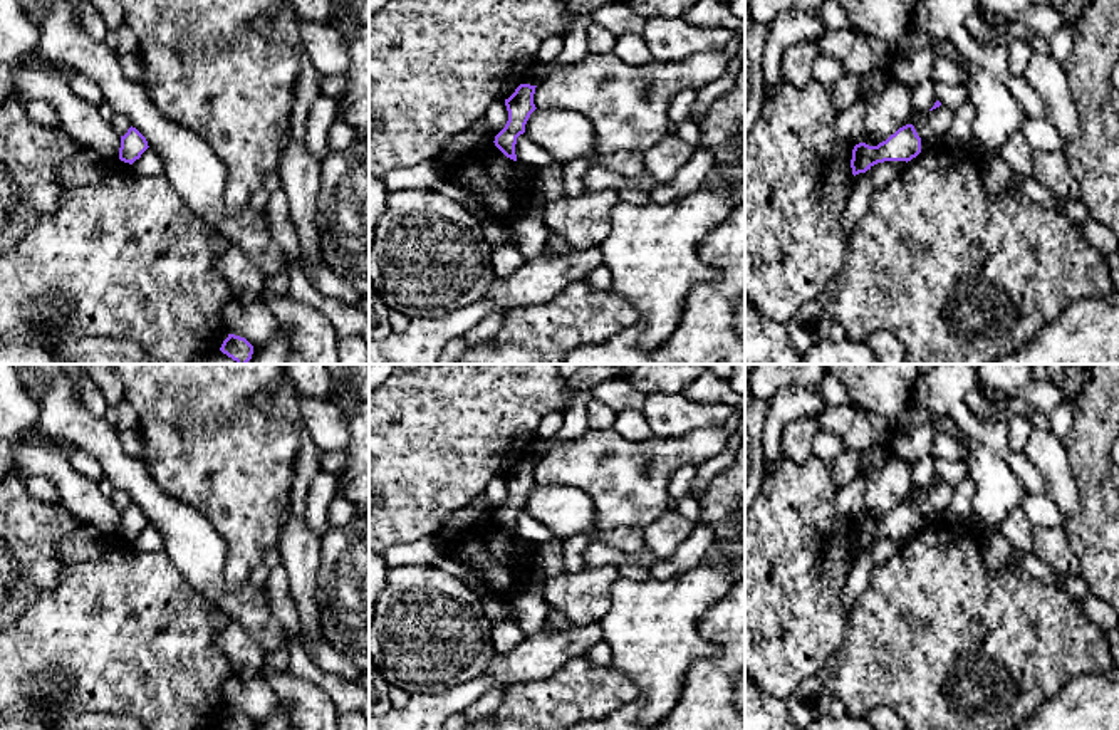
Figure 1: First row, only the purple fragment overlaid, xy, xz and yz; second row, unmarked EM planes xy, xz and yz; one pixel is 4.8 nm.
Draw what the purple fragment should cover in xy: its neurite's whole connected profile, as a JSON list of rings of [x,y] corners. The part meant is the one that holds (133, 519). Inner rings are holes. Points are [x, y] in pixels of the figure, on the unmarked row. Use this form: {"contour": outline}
{"contour": [[[131,502],[128,508],[121,512],[119,535],[133,540],[148,524],[146,514]]]}

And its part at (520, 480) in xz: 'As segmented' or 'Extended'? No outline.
As segmented

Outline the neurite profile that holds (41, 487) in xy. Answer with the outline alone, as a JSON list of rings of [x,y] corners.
[[[27,475],[27,490],[37,500],[62,507],[55,483],[45,475]]]

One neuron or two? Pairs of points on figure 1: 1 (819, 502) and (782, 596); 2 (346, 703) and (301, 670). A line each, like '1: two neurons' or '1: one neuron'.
1: one neuron
2: one neuron

